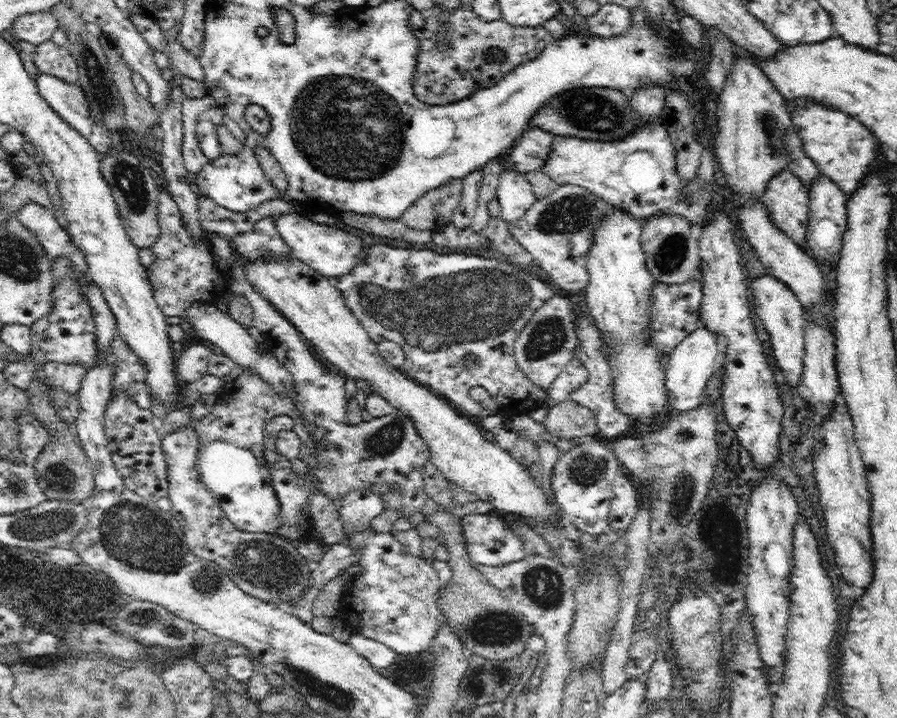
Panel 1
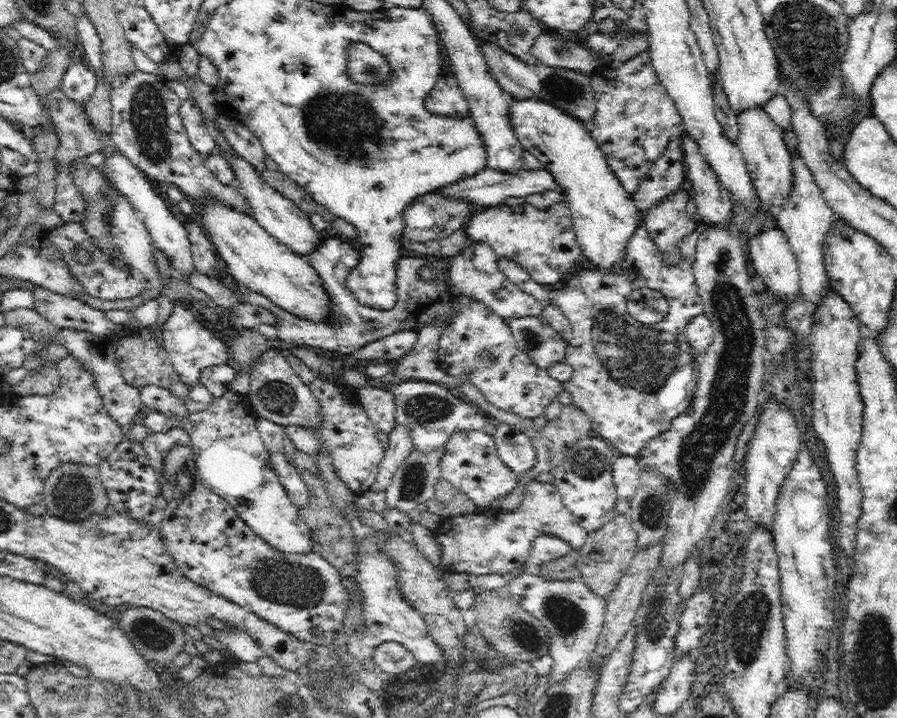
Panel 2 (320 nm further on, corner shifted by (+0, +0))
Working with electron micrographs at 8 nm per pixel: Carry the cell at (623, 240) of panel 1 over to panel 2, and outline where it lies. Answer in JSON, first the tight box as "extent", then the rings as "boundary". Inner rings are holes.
{"extent":[510,98,639,269],"boundary":[[[536,98],[514,99],[510,122],[522,148],[540,160],[541,166],[554,177],[561,188],[560,191],[568,202],[577,243],[582,247],[583,254],[589,258],[594,268],[613,269],[618,266],[626,256],[625,248],[630,235],[634,234],[634,230],[638,228],[639,211],[636,209],[633,195],[628,194],[622,183],[618,182],[602,149],[590,135],[590,130],[584,123],[570,117],[554,103]]]}

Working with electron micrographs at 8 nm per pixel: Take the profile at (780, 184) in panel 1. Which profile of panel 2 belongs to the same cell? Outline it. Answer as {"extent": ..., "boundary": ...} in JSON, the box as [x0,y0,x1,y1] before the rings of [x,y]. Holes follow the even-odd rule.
{"extent":[737,107,793,212],"boundary":[[[754,107],[743,110],[738,116],[739,135],[737,140],[738,148],[742,151],[748,172],[750,173],[751,183],[755,186],[757,196],[760,199],[762,208],[770,209],[775,212],[784,208],[787,196],[792,190],[793,172],[792,172],[792,157],[790,151],[787,149],[786,143],[783,139],[783,130],[776,125],[770,118],[770,115],[763,109],[763,107]]]}

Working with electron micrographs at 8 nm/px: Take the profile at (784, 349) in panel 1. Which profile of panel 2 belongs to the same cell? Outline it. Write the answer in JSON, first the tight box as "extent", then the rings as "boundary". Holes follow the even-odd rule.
{"extent":[747,224,800,304],"boundary":[[[776,224],[774,227],[753,236],[747,244],[749,245],[750,264],[756,270],[756,274],[762,276],[766,289],[772,291],[777,302],[784,301],[784,304],[787,304],[788,300],[795,299],[796,294],[800,293],[799,272],[796,257],[790,250],[784,231]]]}

